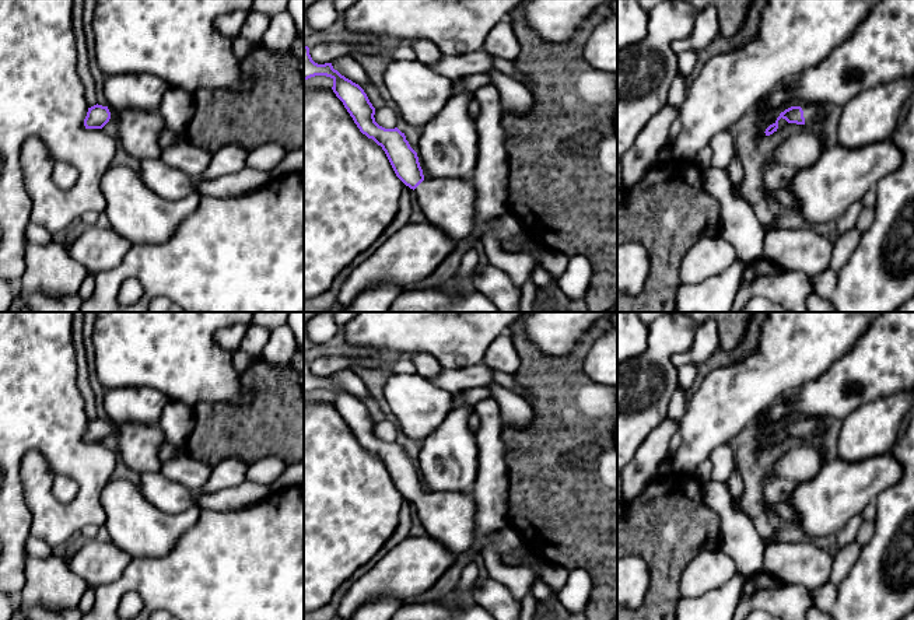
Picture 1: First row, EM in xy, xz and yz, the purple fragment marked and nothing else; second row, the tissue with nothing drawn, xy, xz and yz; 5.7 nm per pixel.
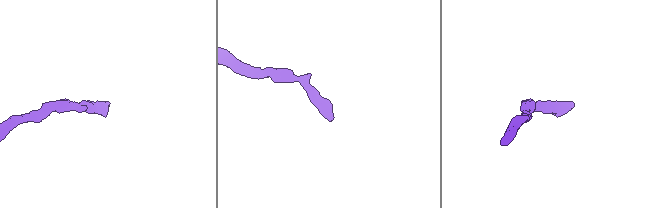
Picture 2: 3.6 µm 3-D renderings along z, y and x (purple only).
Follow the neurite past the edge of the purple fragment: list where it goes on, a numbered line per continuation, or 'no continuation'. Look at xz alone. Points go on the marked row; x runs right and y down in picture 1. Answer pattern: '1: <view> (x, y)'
1: xz (450, 205)

